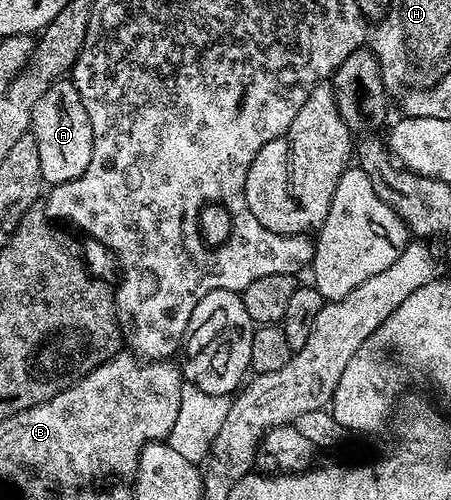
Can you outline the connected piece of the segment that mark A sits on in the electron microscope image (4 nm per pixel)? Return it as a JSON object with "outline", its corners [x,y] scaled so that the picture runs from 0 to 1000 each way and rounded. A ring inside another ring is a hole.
{"outline":[[[135,160],[111,168],[111,176],[93,184],[84,208],[75,208],[67,266],[75,280],[84,280],[84,320],[93,326],[100,366],[126,372],[182,352],[182,344],[200,336],[200,312],[208,296],[200,232],[166,164]]]}

